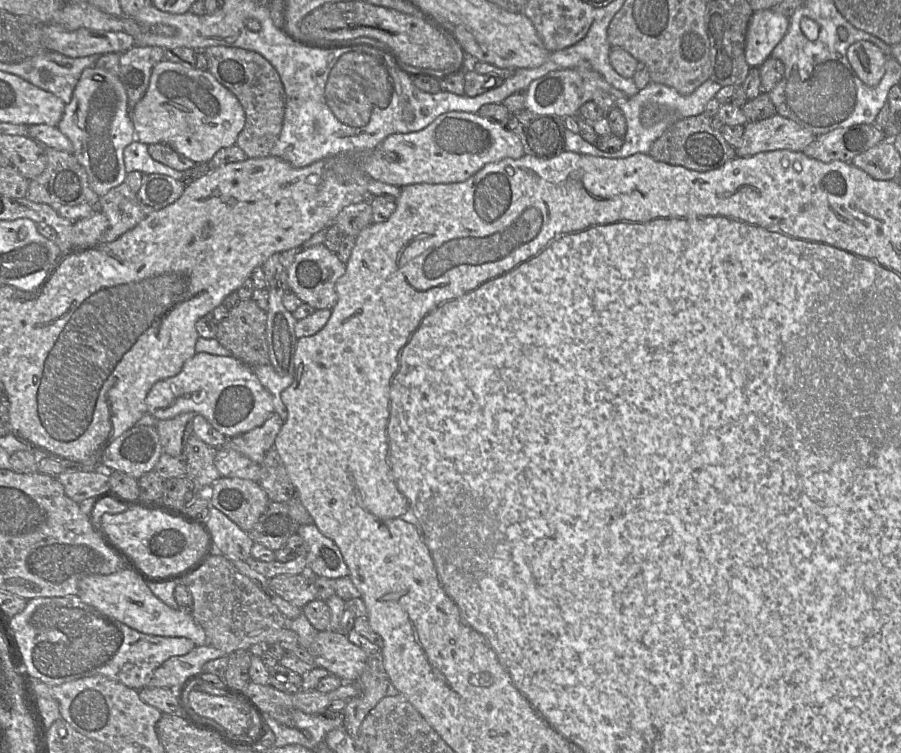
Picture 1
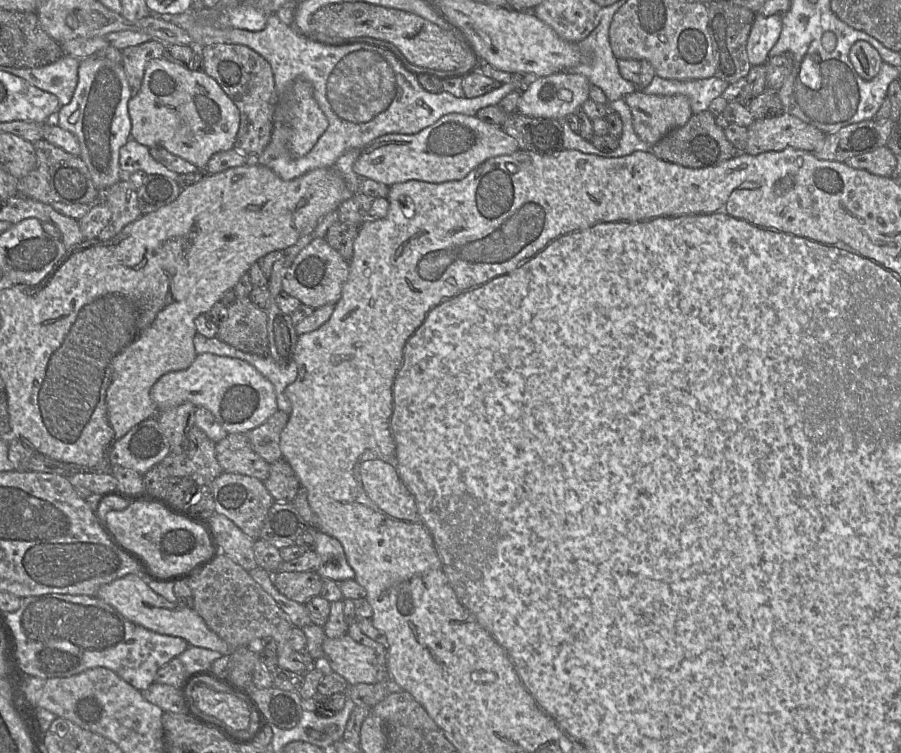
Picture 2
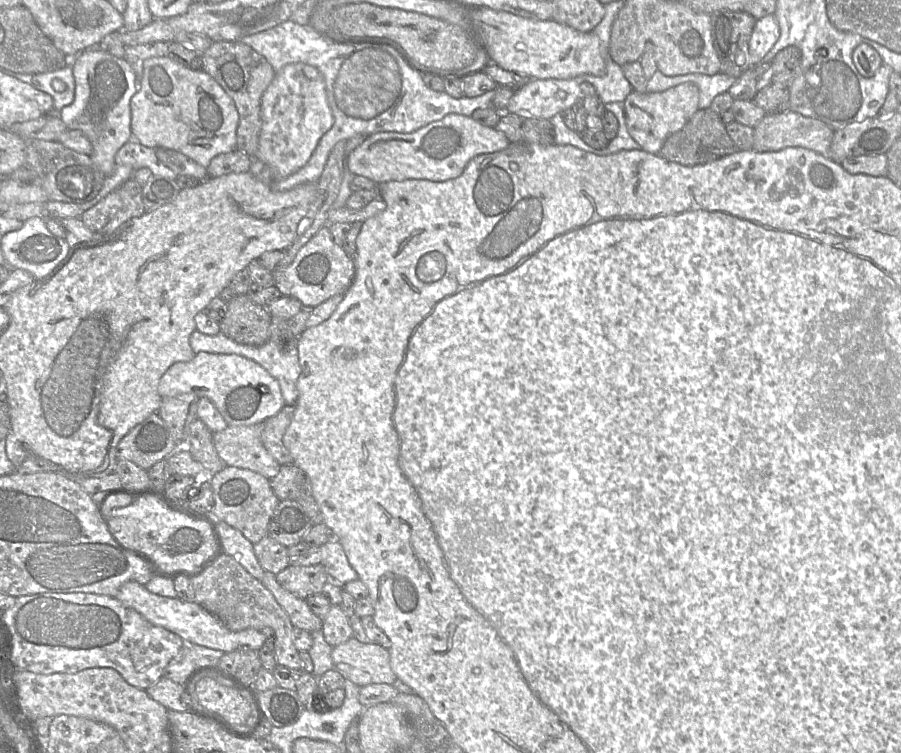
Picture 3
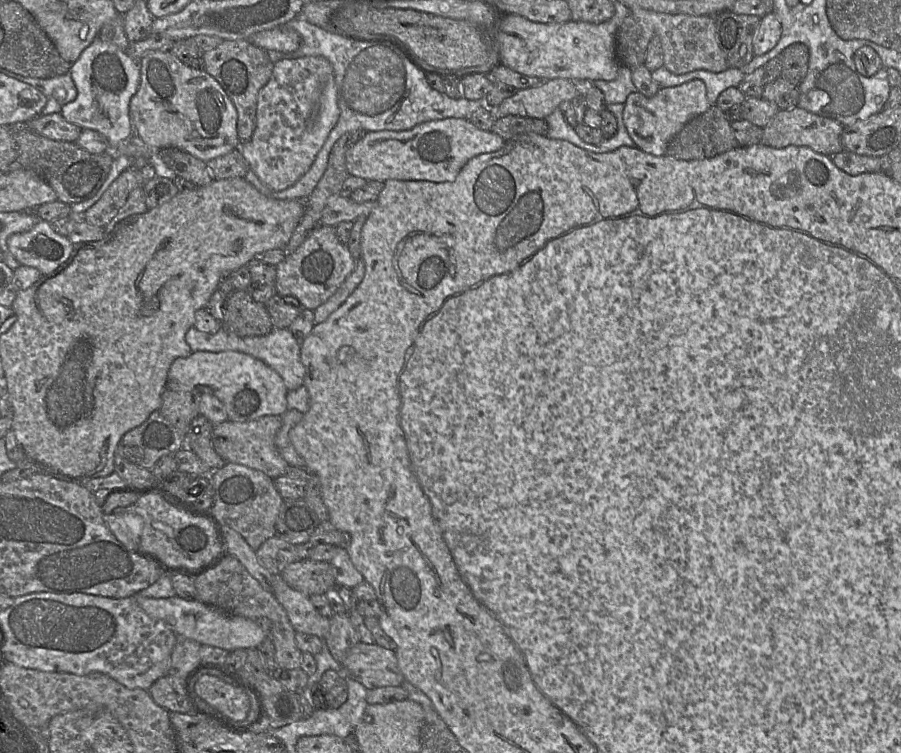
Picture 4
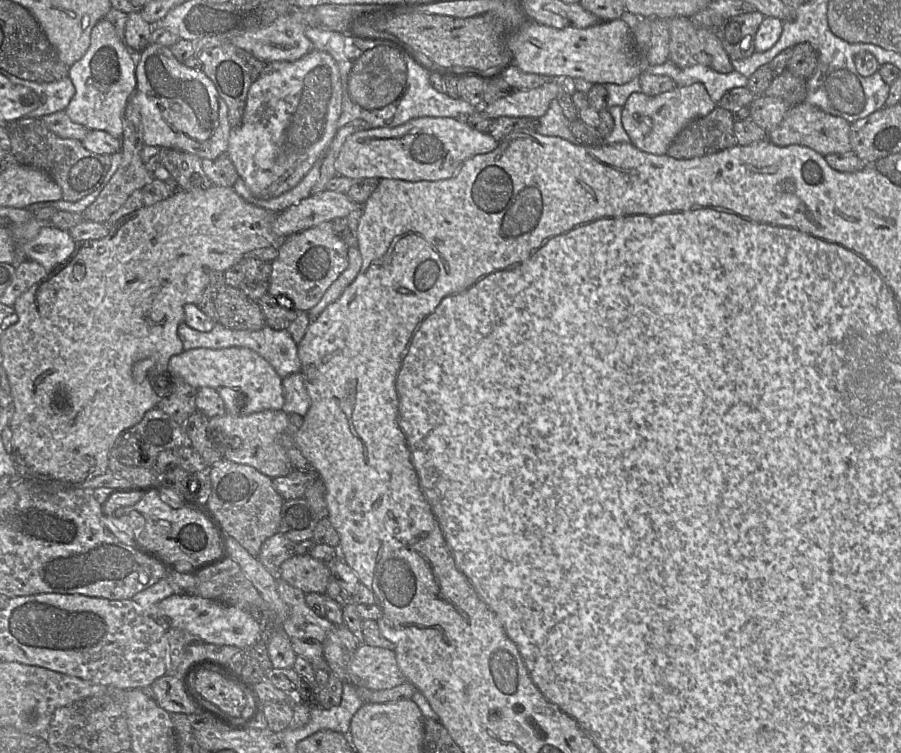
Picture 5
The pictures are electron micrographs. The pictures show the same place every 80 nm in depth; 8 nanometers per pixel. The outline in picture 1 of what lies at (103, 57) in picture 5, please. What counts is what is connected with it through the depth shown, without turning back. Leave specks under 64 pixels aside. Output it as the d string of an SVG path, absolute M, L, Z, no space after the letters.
M97 67L85 68L57 128L71 141L73 155L86 170L89 185L97 195L105 195L126 180L123 152L133 141L134 126L118 75Z

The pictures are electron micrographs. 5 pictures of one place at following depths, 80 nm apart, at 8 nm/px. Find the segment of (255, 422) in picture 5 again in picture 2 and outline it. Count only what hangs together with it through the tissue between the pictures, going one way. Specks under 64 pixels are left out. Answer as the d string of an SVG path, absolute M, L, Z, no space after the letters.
M228 434L216 443L216 458L224 472L267 479L270 464L261 458L251 447L247 434Z

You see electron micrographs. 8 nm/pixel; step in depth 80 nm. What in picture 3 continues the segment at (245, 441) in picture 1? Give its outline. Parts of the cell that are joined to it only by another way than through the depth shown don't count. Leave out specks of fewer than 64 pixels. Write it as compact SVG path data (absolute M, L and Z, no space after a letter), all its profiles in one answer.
M285 405L278 414L263 423L261 440L264 447L280 465L293 464L293 458L283 444L283 436L295 413L295 405Z

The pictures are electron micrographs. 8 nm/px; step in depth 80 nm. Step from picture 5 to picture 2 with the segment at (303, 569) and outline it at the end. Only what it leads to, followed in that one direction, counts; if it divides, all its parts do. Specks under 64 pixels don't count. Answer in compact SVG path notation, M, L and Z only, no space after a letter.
M316 571L271 573L277 590L290 600L306 604L320 595L322 578Z

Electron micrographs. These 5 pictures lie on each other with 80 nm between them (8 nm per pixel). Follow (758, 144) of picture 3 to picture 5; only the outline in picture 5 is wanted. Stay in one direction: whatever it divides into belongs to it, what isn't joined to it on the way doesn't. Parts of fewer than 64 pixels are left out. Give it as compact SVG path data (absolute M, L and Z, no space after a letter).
M803 102L791 106L781 124L767 132L766 140L776 146L798 145L808 147L823 157L829 154L848 154L852 153L850 127L851 124L845 119L827 114L819 108Z

